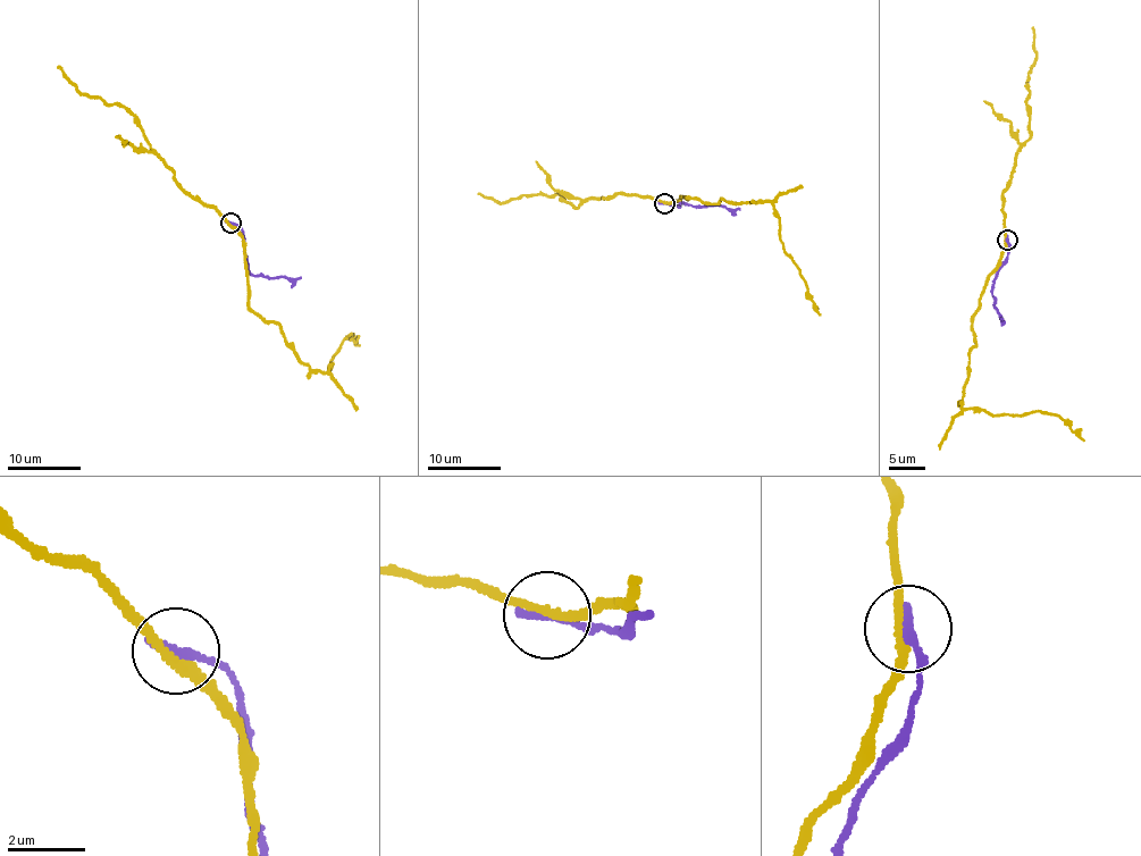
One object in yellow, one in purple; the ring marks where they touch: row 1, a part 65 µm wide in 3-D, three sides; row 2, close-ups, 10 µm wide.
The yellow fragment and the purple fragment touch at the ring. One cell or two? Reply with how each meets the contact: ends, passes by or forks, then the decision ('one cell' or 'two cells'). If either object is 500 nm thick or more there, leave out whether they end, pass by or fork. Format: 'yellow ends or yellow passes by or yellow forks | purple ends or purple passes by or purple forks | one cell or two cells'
yellow passes by | purple ends | two cells

